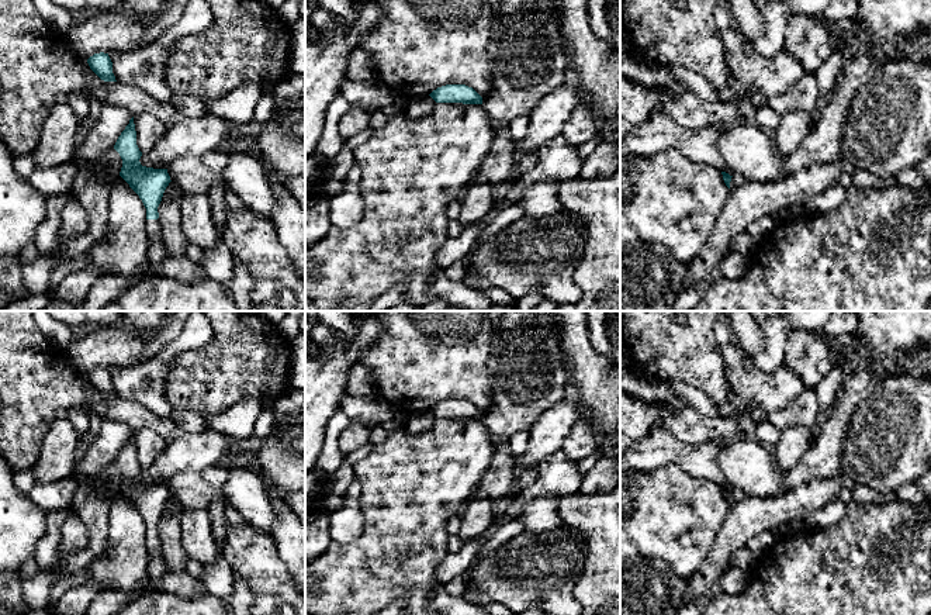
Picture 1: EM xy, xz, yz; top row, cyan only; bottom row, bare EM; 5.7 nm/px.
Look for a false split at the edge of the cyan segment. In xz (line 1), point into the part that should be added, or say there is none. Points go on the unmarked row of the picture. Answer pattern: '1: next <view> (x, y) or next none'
1: next none

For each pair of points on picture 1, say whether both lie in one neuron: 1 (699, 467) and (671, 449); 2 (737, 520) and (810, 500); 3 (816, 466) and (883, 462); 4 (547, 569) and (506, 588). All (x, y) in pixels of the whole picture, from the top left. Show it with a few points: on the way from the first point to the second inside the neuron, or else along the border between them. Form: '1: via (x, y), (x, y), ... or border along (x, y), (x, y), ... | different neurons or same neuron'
1: via (692, 460), (678, 452) | same neuron
2: via (755, 515), (792, 505) | same neuron
3: border along (847, 432), (843, 441), (840, 469) | different neurons
4: via (537, 569), (526, 570), (516, 579) | same neuron

